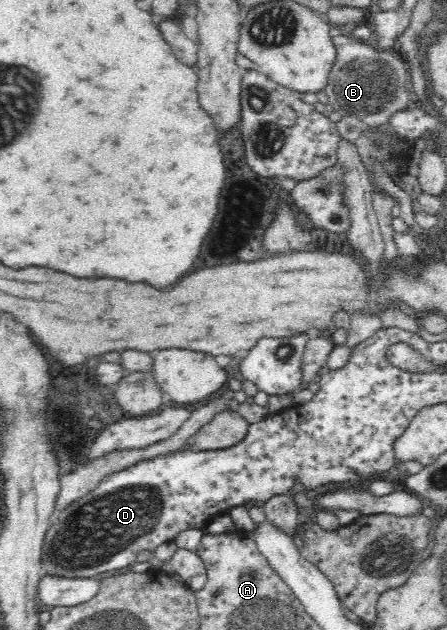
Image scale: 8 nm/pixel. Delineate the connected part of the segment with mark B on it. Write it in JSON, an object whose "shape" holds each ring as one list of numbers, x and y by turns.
{"shape":[[333,30,332,41,336,56,324,87,329,96,328,104,343,117,354,116,361,123,366,123,366,127,382,128,392,111,407,107,411,100,406,86,409,73,406,72,399,54,380,50,374,43,359,43,359,39,352,35,342,35,336,30]]}

